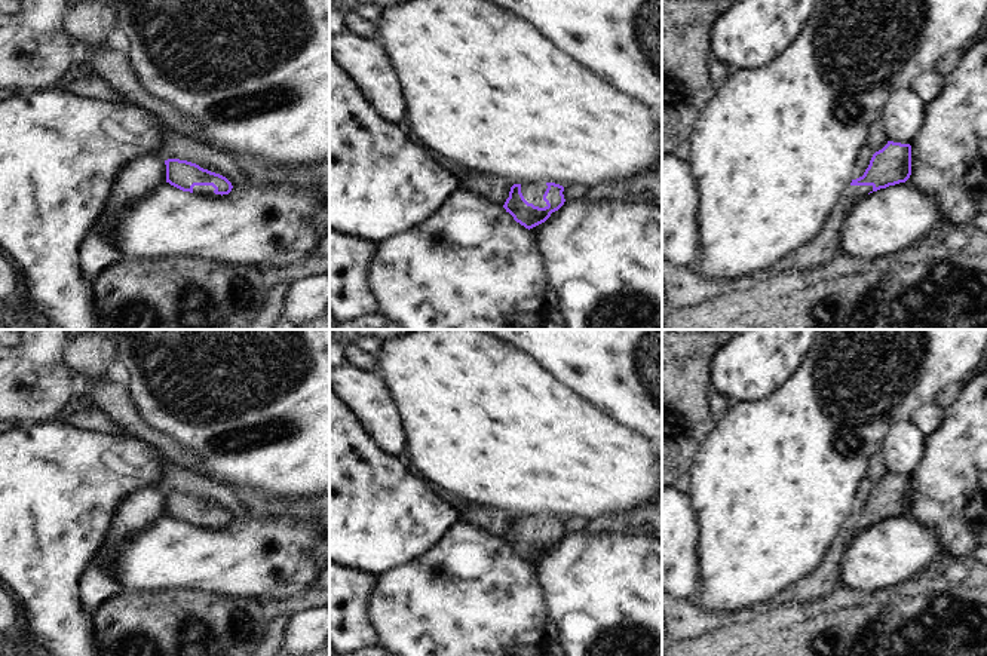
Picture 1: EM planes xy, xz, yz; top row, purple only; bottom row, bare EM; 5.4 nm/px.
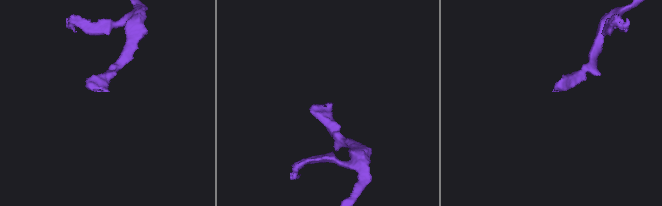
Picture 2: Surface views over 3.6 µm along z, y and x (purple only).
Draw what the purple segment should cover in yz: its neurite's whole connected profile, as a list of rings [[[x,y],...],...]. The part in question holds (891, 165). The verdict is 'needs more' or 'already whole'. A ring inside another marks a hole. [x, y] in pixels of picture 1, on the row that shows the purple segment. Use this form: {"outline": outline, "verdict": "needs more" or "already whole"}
{"outline": [[[888,141],[876,151],[864,175],[852,180],[840,196],[831,217],[819,233],[791,254],[785,255],[763,278],[785,275],[790,270],[809,270],[819,267],[837,255],[845,254],[840,242],[843,221],[867,194],[905,183],[911,175],[911,145]]], "verdict": "needs more"}

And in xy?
{"outline": [[[168,159],[166,165],[166,183],[199,196],[220,197],[229,194],[233,188],[232,183],[215,172],[200,168],[196,163]]], "verdict": "needs more"}

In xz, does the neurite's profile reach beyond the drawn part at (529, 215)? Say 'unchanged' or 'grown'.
grown

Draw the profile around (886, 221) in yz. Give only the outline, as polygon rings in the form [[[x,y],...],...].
[[[905,181],[867,194],[849,211],[840,242],[845,255],[874,261],[907,249],[944,223],[938,200]]]

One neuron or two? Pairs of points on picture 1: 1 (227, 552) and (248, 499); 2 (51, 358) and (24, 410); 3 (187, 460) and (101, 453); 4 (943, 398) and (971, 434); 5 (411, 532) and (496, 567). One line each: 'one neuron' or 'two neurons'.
1: two neurons
2: one neuron
3: two neurons
4: two neurons
5: two neurons

